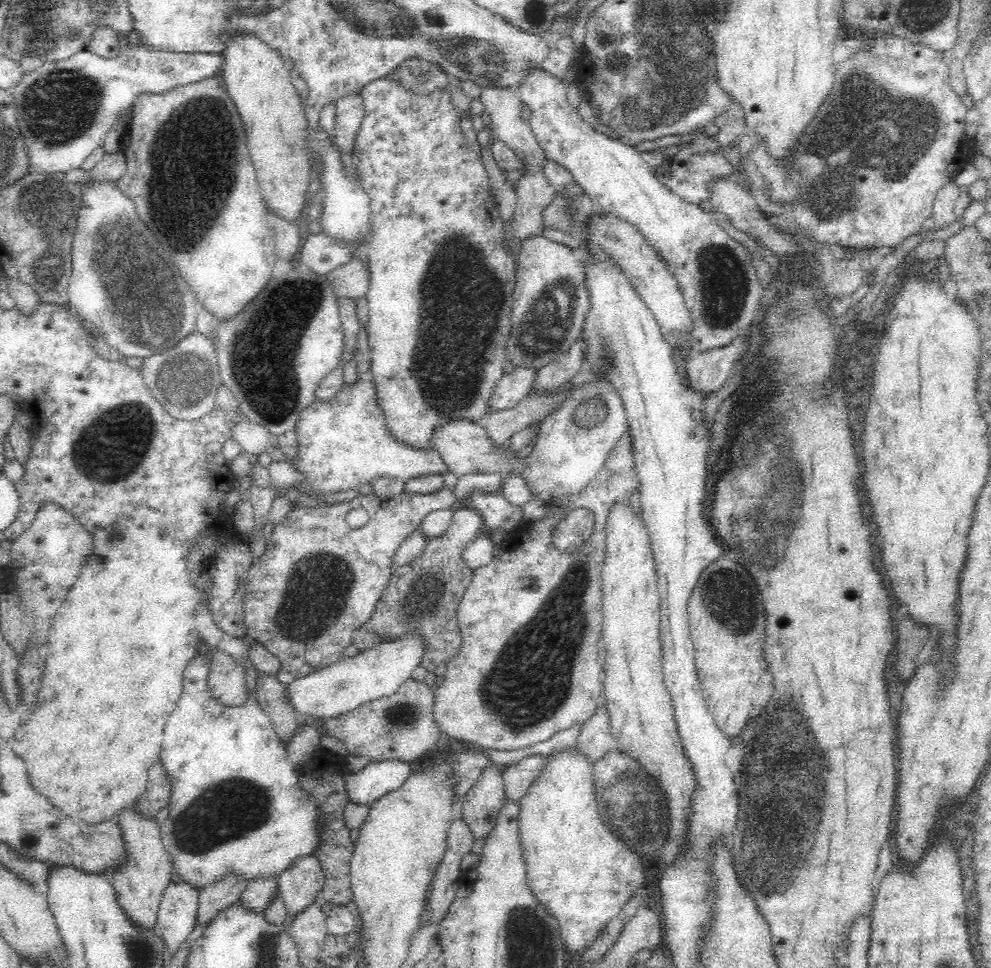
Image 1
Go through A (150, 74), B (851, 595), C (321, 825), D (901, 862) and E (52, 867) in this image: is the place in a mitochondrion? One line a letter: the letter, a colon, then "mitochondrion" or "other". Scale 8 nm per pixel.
A: other
B: other
C: other
D: other
E: other

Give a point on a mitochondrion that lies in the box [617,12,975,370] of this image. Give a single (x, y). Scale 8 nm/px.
(893, 145)

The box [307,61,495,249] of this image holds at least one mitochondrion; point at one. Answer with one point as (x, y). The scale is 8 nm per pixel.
(419, 75)

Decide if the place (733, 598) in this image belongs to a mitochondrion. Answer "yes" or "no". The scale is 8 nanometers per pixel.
yes

